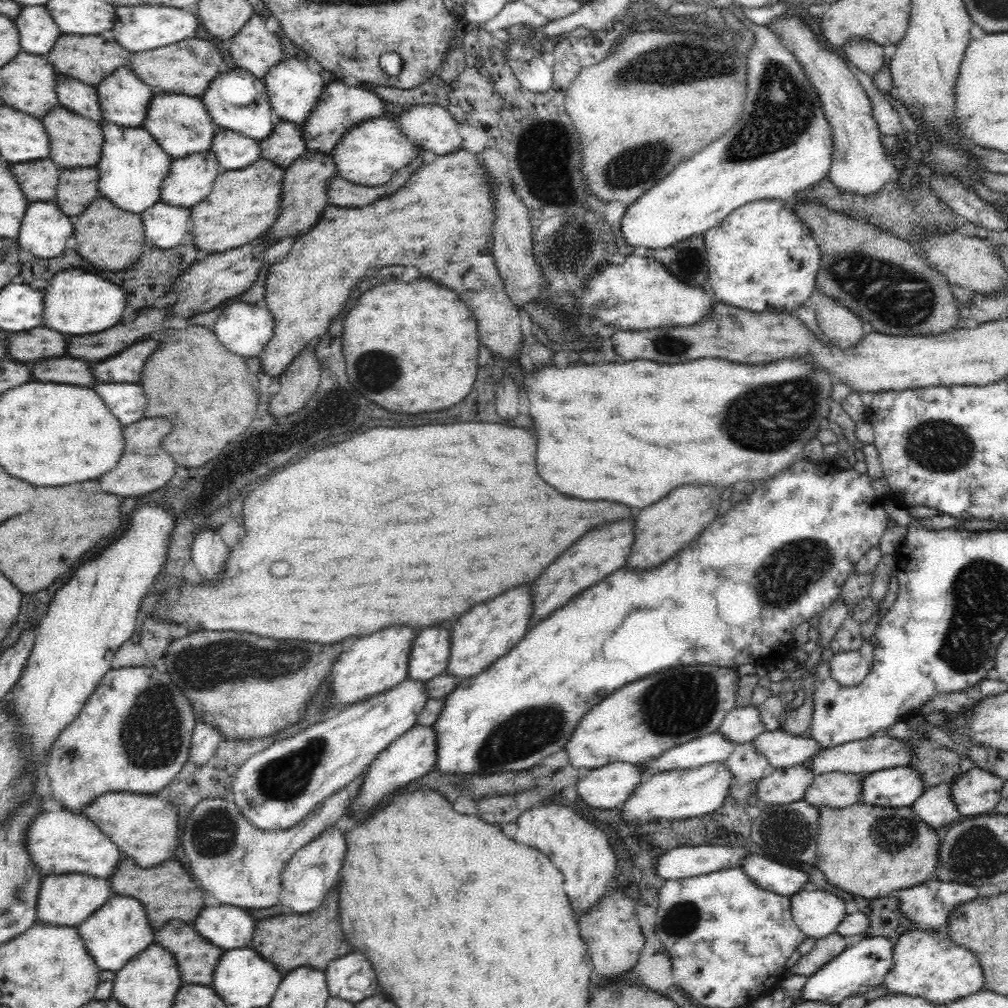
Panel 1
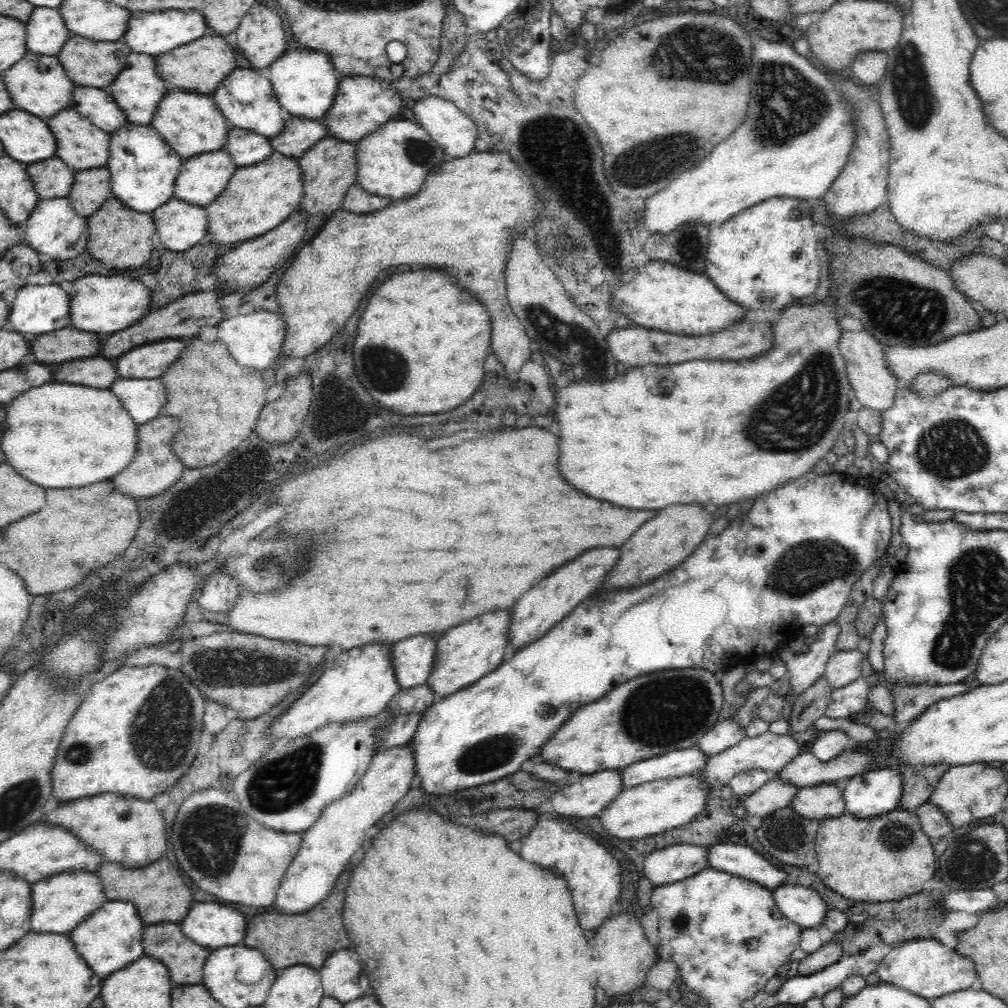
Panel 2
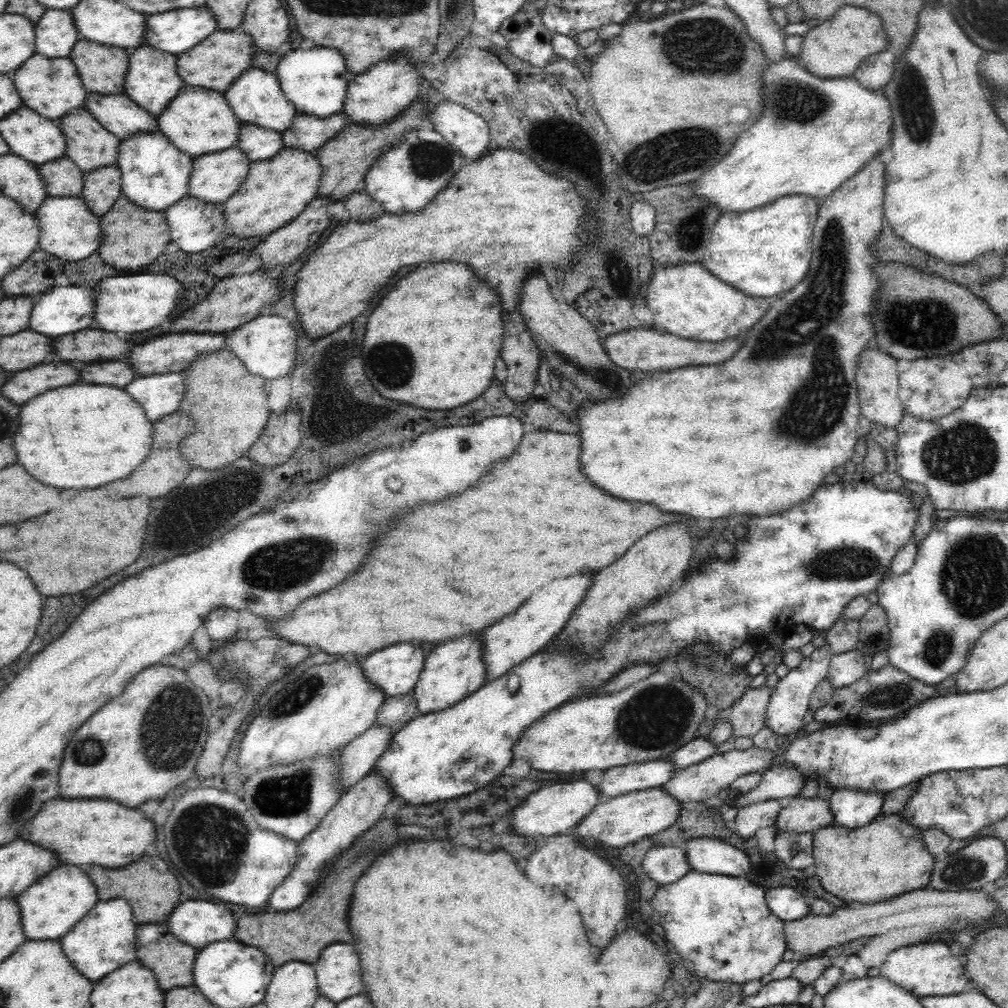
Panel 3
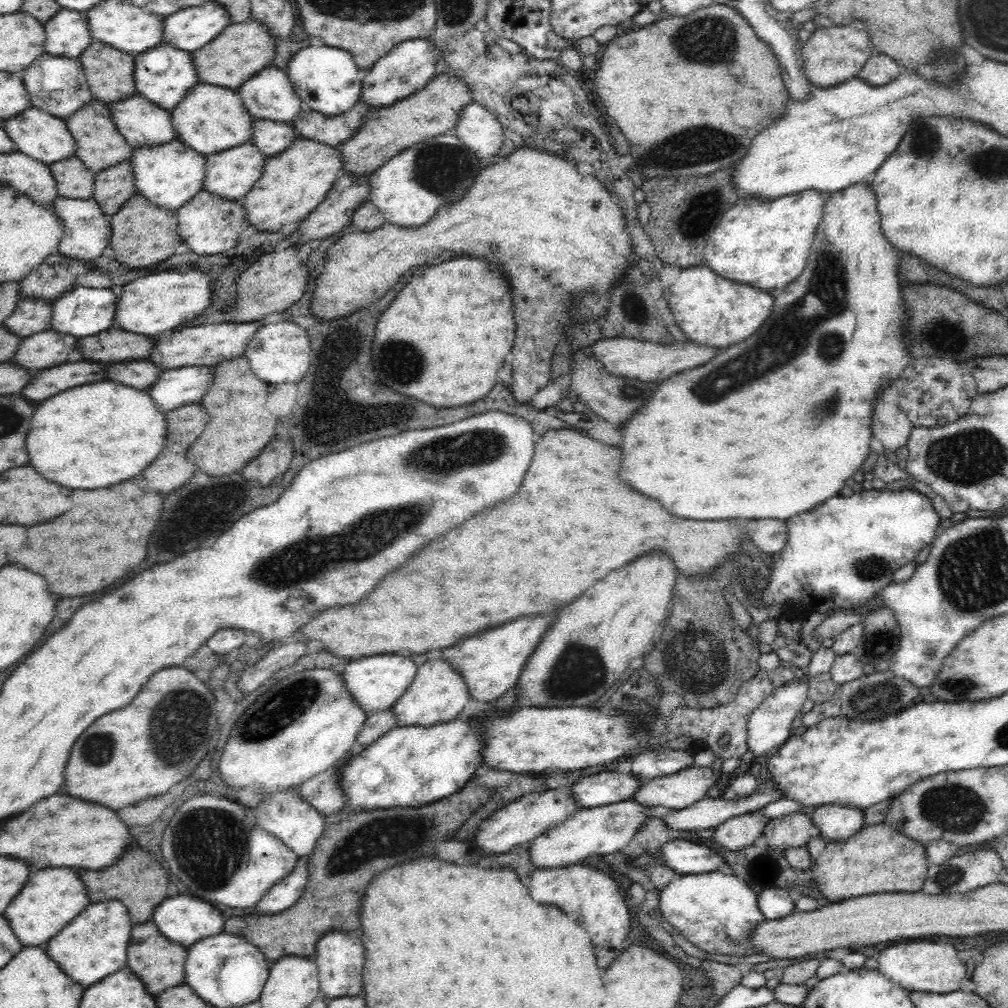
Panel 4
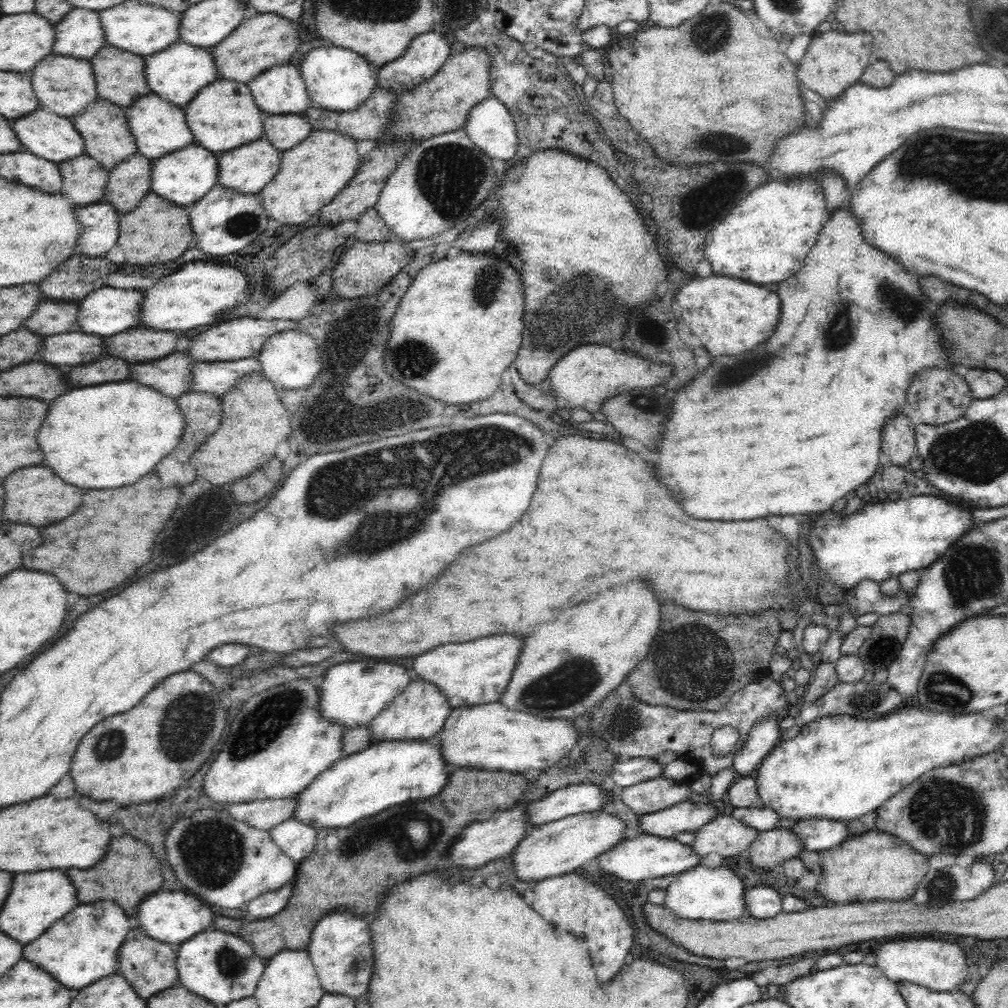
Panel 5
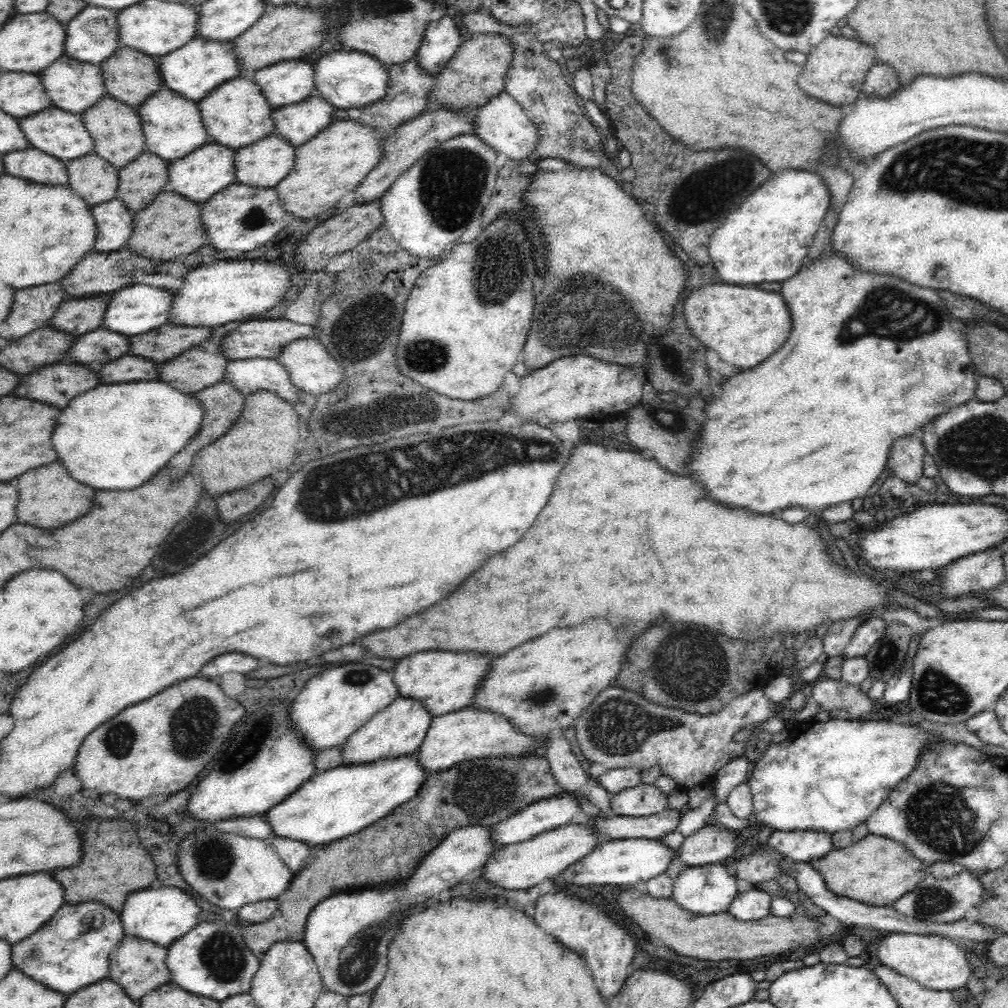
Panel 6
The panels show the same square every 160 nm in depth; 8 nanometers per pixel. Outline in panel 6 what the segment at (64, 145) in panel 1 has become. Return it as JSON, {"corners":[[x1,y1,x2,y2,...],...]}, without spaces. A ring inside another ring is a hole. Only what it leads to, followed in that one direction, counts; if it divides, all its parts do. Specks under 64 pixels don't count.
{"corners":[[103,96,102,100,91,106,82,114,88,132,94,138,96,154,107,160,112,166,121,169,129,162,136,160,147,150,147,142,143,133,143,123,136,106,122,104,112,96]]}

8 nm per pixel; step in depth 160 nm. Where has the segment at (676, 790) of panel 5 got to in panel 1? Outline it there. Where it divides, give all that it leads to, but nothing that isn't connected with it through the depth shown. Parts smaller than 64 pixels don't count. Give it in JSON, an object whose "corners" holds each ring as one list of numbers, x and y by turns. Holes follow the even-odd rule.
{"corners":[[782,728,772,732,765,730,753,738,750,745,774,769,802,765,820,751,820,745,812,737,791,735]]}

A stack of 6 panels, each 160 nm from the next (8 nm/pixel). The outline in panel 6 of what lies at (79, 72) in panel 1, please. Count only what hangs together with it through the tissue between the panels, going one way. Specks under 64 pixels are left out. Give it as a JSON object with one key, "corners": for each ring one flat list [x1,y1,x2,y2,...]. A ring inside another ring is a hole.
{"corners":[[121,46,116,49,112,58,108,58,100,67,108,94,130,106,140,106,164,86,161,74,158,74,158,59,130,47]]}

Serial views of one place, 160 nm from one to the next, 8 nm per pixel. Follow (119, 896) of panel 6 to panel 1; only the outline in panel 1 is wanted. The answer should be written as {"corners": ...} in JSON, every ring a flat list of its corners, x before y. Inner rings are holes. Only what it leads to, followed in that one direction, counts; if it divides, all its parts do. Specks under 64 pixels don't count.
{"corners":[[130,858,120,860,116,866,116,872,110,878,110,884,112,884,112,892,116,892,118,896,132,896,144,904,148,922,154,930,158,930,170,918,191,923,196,919,196,914,200,914,200,910,204,908,202,892,190,880,190,874,176,860,166,860,160,866,154,866,150,870,138,868]]}

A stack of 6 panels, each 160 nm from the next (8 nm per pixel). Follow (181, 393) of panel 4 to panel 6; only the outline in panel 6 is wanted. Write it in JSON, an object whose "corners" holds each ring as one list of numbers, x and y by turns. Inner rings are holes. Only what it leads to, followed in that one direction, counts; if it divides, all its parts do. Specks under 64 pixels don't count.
{"corners":[[255,358,230,361,225,370,225,381,233,384,245,395,268,391,292,406,300,403,300,390,291,381,286,367,277,359]]}

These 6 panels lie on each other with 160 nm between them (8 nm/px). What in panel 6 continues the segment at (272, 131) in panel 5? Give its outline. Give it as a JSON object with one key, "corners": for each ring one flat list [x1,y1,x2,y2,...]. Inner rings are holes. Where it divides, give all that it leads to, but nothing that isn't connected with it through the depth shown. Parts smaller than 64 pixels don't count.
{"corners":[[317,93,302,102,275,108,273,119,278,131,292,146,299,147,334,122,337,108]]}

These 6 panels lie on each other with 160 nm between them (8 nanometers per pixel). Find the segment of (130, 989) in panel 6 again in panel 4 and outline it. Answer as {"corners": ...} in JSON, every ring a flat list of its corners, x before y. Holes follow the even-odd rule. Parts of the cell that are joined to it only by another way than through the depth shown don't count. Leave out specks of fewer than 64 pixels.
{"corners":[[146,920,144,923,134,924,130,937,125,966,140,978,140,981,146,986,148,994,156,996,168,988,185,983,184,960,187,949,162,936,154,925,154,921]]}

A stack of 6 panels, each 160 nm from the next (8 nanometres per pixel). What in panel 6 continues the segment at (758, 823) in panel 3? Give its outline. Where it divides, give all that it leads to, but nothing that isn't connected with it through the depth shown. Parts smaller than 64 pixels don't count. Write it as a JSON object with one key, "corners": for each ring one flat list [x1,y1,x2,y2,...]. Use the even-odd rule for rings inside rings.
{"corners":[[704,825,692,836,684,837,677,849,677,854,686,868,727,863,736,844,738,844,738,839,730,831,720,831,718,827]]}

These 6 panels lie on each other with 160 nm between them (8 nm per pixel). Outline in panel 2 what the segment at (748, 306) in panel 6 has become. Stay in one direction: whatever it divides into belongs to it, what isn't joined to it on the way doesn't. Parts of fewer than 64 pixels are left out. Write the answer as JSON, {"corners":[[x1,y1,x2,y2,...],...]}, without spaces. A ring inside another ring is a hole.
{"corners":[[654,262,638,268,636,278,626,286,617,288,613,296,614,308,632,318,632,322,647,329,684,336,706,336,727,329,746,319,743,306,732,302,702,271,686,272,666,262]]}

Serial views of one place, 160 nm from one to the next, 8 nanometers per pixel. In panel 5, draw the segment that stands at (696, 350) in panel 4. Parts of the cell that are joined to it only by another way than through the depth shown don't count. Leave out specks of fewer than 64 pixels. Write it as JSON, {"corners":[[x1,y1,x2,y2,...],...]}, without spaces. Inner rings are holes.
{"corners":[[579,346,565,354,546,374,550,385,550,394,555,400,552,409,545,407,542,412,551,416,554,413,567,414,573,409,586,410,589,413,602,412,602,406,610,398,618,398,622,393,634,389,647,389,662,385,670,376,670,366,654,364,634,356,628,350,614,350,606,346]]}

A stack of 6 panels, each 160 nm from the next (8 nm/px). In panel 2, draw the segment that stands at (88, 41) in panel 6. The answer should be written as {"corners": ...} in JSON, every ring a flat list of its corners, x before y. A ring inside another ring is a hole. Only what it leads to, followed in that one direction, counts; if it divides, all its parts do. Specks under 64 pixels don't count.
{"corners":[[36,7,25,25,27,49,42,58,57,57,72,36,59,9]]}

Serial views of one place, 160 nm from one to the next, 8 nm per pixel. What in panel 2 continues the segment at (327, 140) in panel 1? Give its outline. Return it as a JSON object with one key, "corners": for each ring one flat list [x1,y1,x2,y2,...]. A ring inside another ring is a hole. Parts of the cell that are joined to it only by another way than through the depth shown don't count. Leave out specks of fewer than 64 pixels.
{"corners":[[372,76,344,77,339,82,331,109,322,119,329,126,329,135,340,140,358,142,394,119,402,110,403,100,399,90,382,85,385,81]]}

